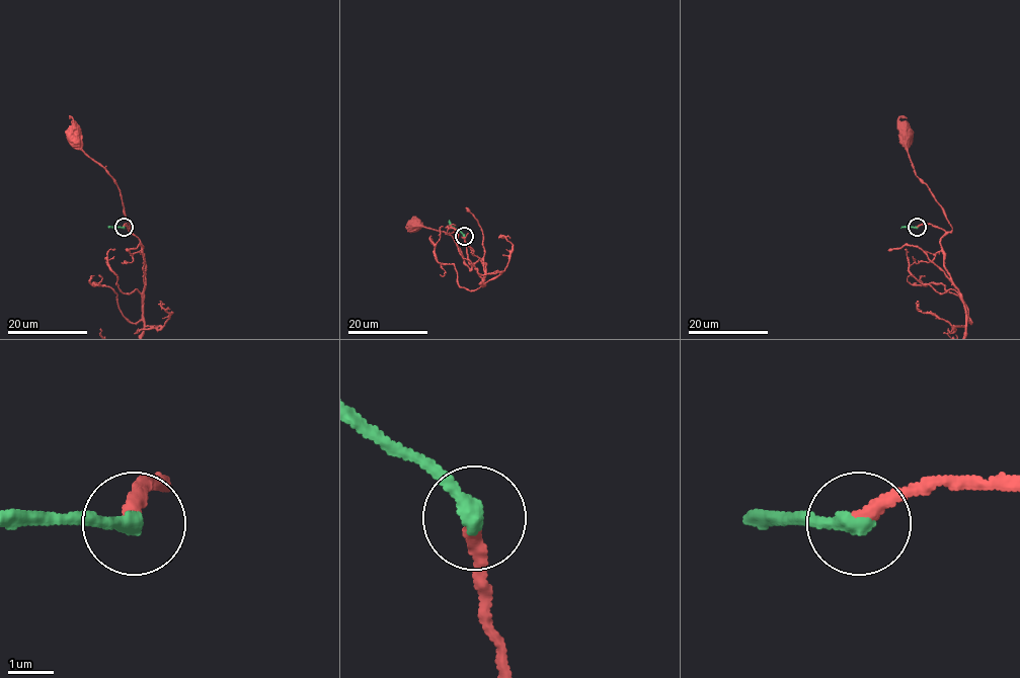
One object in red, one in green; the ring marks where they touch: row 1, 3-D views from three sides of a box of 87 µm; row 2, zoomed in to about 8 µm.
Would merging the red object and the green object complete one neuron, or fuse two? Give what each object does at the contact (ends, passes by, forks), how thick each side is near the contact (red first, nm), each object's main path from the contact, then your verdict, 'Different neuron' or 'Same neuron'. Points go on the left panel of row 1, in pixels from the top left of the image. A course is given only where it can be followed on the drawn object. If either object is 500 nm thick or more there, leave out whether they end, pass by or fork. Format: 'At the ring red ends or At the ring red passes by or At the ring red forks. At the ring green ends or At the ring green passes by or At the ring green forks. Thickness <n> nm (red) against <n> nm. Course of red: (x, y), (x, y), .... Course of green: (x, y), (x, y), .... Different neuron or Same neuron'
At the ring red ends. At the ring green ends. Thickness 280 nm (red) against 360 nm. Course of red: (124, 227), (127, 224), (132, 231), (115, 180), (84, 152), (75, 134). Course of green: (124, 227), (108, 228). Same neuron

